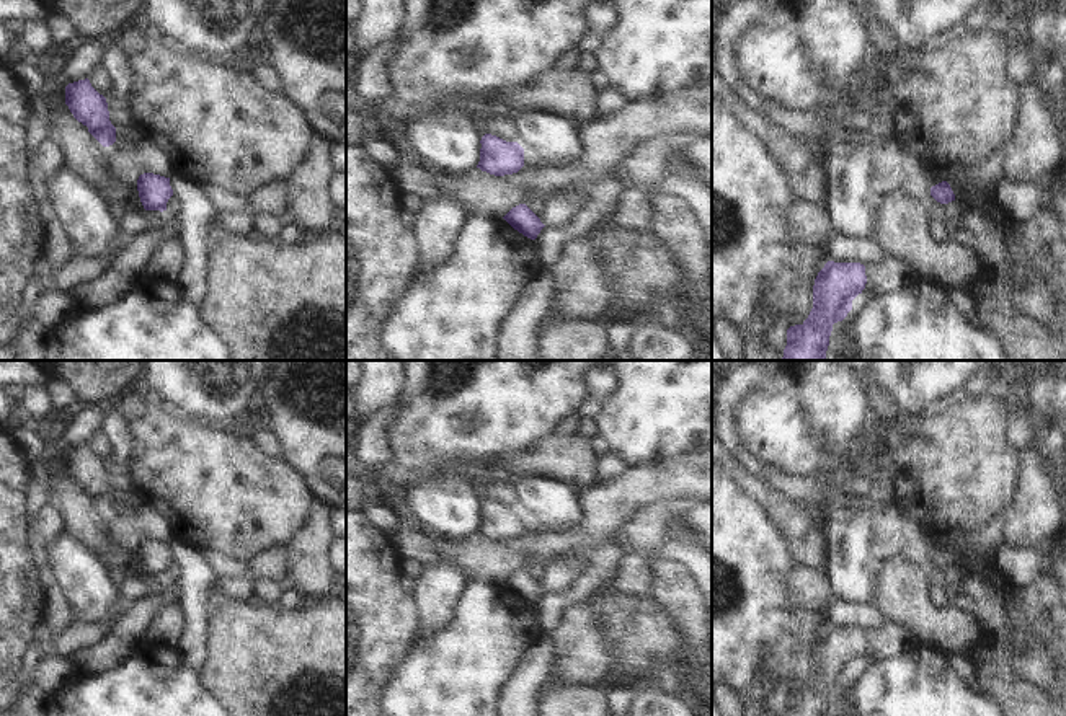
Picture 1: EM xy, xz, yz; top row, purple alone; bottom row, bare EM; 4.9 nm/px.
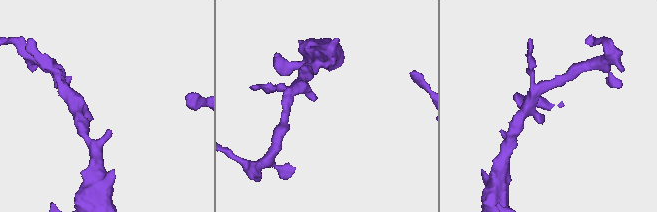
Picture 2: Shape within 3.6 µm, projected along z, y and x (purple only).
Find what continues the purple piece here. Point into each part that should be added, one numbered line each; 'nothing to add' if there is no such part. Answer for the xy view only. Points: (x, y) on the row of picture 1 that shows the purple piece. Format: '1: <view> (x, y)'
nothing to add

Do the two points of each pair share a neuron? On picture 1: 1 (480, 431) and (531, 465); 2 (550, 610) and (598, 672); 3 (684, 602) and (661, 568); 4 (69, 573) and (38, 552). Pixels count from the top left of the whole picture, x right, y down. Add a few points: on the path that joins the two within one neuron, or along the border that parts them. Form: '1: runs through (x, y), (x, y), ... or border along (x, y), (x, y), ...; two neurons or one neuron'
1: border along (546, 436), (518, 450), (472, 457); two neurons
2: border along (578, 604), (564, 615), (549, 636); two neurons
3: runs through (676, 594), (666, 576); one neuron
4: border along (48, 552), (48, 566), (56, 596); two neurons

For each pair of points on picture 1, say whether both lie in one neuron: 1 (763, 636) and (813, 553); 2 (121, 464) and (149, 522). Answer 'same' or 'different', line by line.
1: different
2: same

